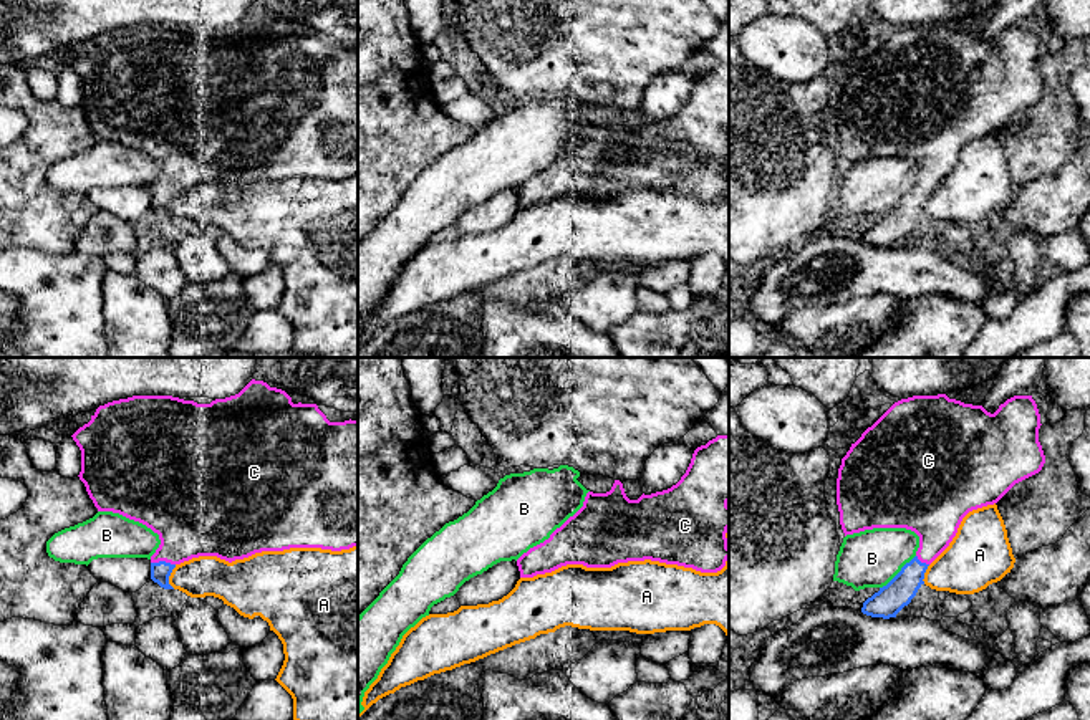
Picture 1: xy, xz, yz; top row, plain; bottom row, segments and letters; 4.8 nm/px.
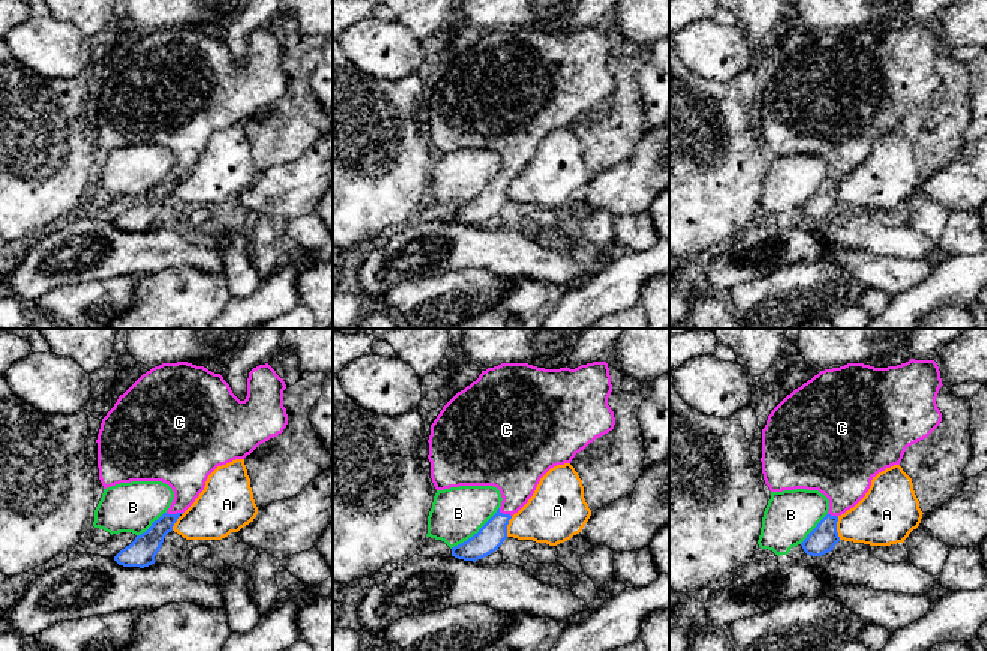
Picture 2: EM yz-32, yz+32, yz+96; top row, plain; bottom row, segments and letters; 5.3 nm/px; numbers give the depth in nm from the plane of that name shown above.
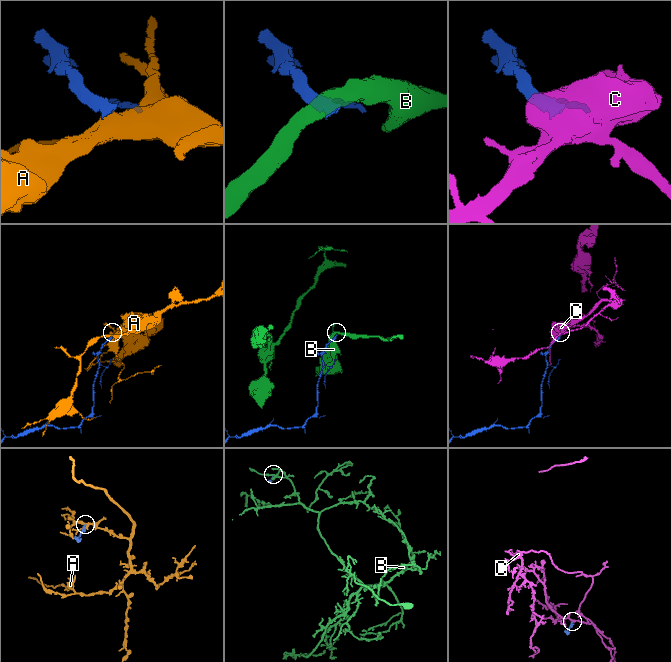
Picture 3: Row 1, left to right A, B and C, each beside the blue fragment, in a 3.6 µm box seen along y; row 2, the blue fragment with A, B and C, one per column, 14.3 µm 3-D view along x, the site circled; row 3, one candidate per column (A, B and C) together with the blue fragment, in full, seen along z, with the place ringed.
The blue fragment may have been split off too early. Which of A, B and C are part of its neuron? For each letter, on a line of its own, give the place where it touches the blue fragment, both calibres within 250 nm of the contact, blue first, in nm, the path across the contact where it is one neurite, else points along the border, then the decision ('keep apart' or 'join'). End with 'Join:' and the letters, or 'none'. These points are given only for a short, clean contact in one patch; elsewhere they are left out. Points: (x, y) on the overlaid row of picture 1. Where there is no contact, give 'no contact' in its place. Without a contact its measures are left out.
A: xy (169, 575) | 100/190 nm | along xy (176, 565), (169, 576), (173, 588) | keep apart
B: yz (898, 573) | 150/280 nm | keep apart
C: xy (163, 561) | 100/360 nm | across xy (159, 571), (163, 561), (183, 538), (191, 518) | join
Join: C

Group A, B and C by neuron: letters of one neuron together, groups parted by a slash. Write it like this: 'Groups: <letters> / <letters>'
Groups: A / B / C

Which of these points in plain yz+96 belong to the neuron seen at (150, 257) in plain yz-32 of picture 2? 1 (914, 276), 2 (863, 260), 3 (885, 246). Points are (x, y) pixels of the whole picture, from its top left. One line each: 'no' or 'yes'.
1: yes
2: yes
3: no

